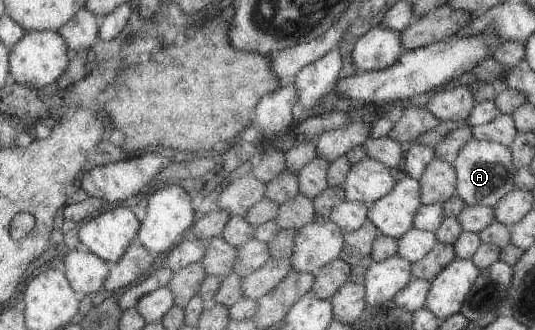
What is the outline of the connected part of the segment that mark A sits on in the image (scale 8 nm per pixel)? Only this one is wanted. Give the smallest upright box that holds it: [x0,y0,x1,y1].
[451,137,515,207]

